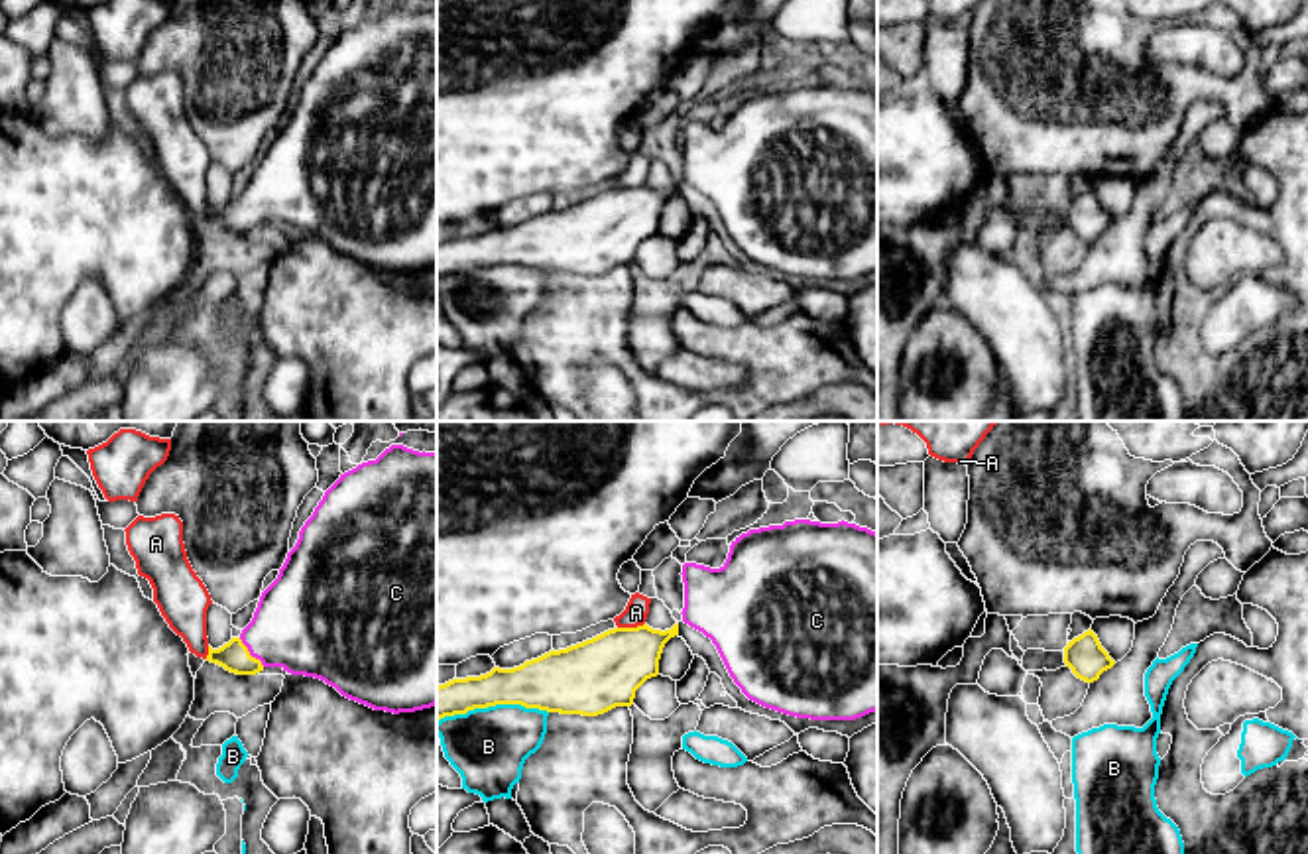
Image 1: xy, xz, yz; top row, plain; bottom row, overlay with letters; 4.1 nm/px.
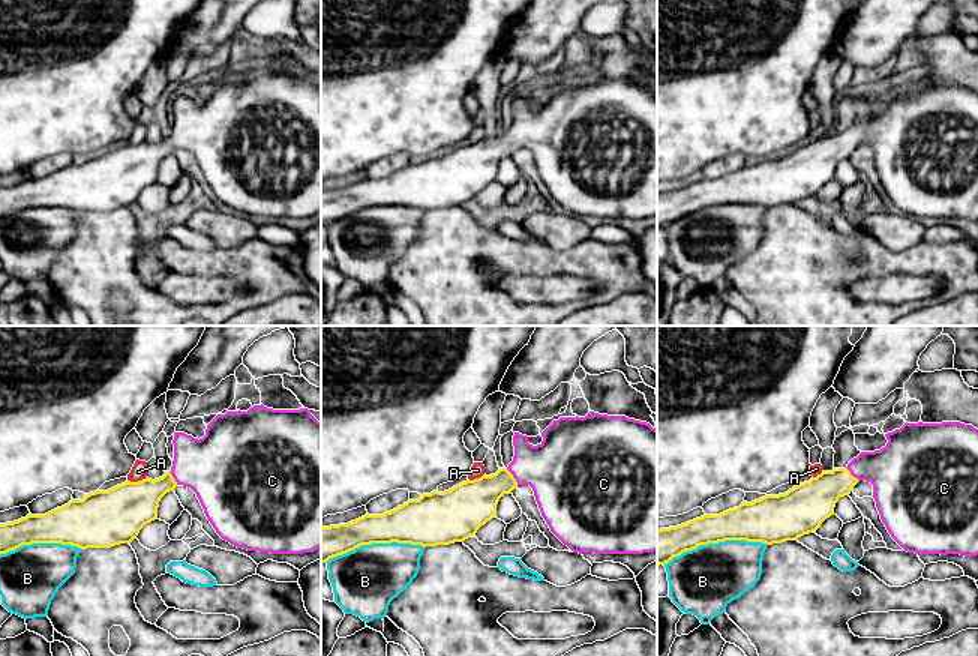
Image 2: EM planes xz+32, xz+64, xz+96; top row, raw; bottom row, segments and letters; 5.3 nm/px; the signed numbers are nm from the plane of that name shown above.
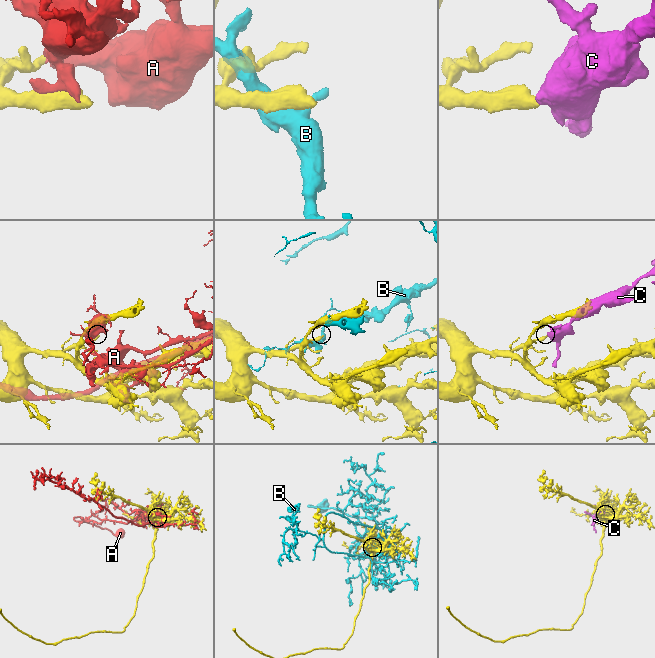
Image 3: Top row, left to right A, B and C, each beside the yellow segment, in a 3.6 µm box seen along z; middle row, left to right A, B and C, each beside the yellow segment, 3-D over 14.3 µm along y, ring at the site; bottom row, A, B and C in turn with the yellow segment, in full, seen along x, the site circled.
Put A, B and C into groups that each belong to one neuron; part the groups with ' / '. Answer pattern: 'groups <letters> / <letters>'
groups A / B / C

